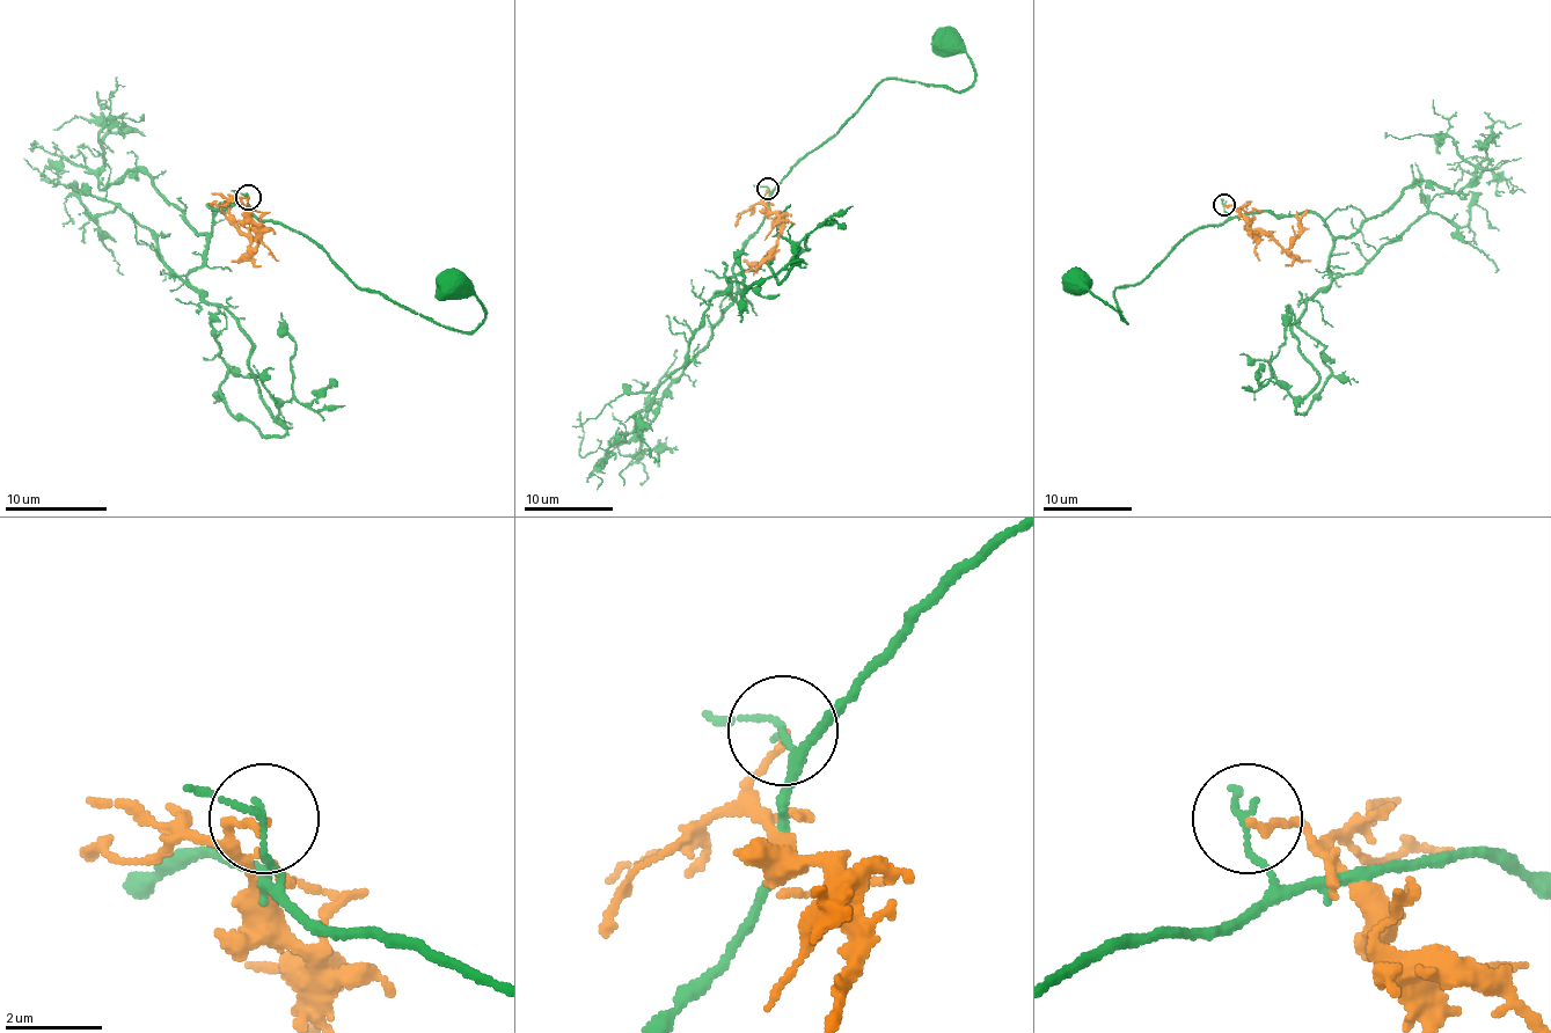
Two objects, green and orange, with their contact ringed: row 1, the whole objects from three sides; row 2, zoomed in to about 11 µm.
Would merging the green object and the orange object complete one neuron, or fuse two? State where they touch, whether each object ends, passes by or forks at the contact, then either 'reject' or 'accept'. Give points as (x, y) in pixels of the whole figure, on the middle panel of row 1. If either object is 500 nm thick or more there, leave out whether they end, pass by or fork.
(768, 189) | green passes by | orange ends | reject

